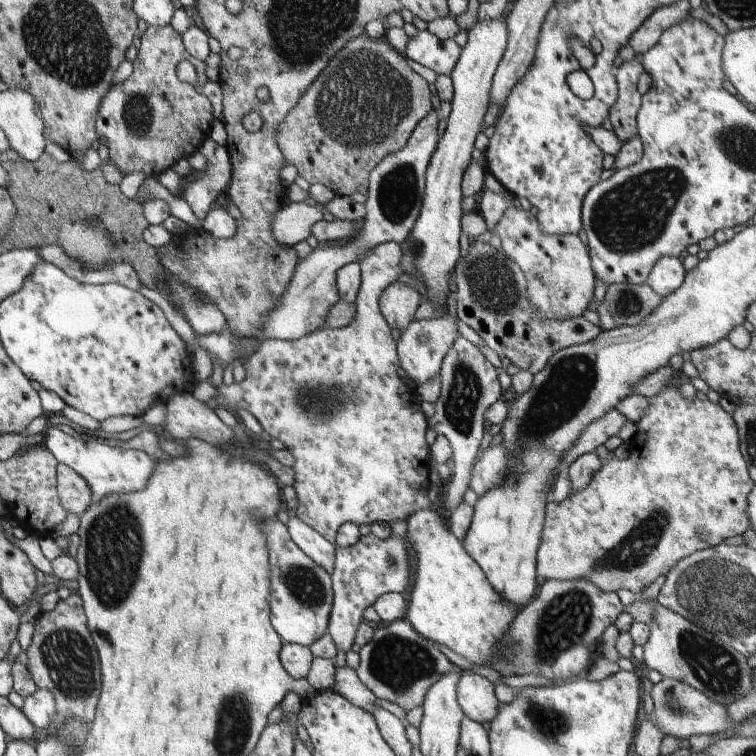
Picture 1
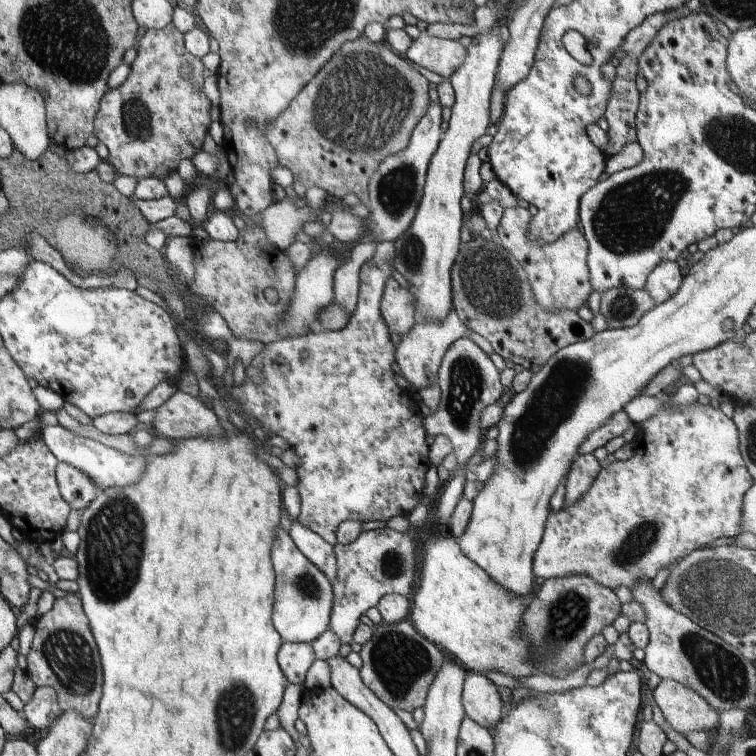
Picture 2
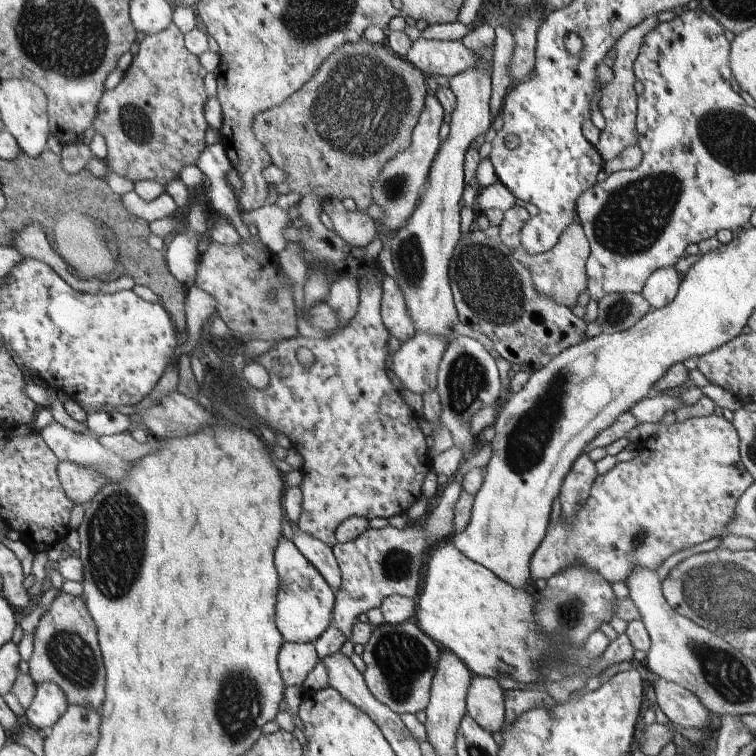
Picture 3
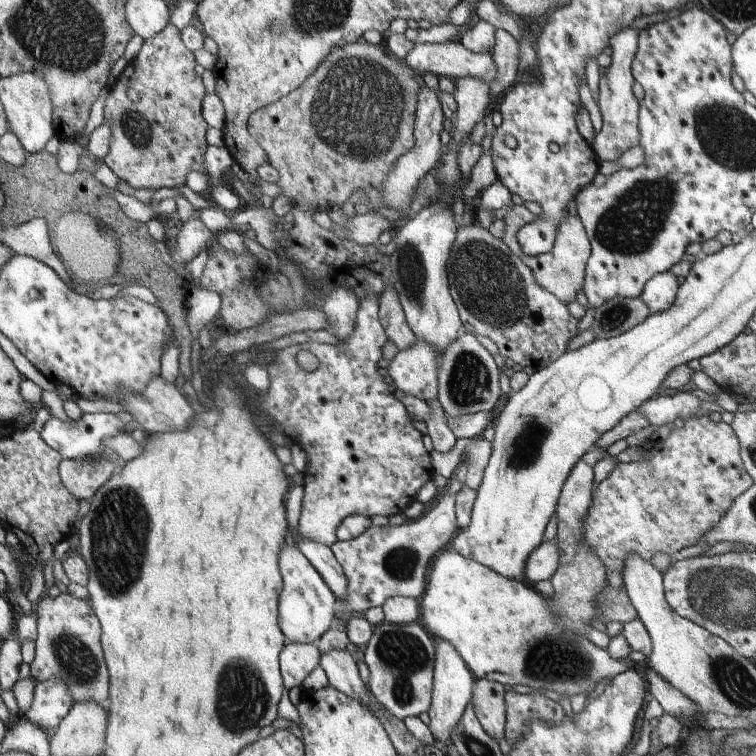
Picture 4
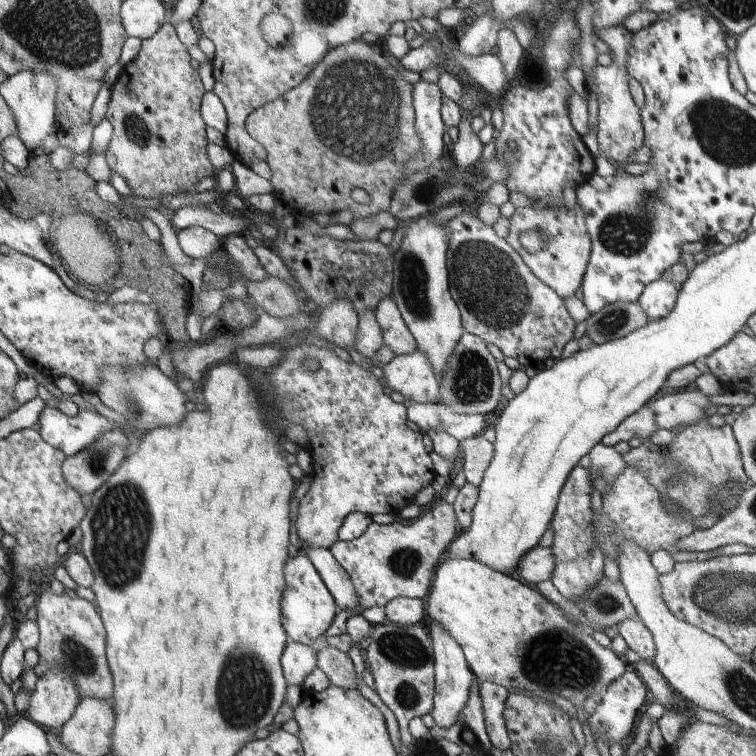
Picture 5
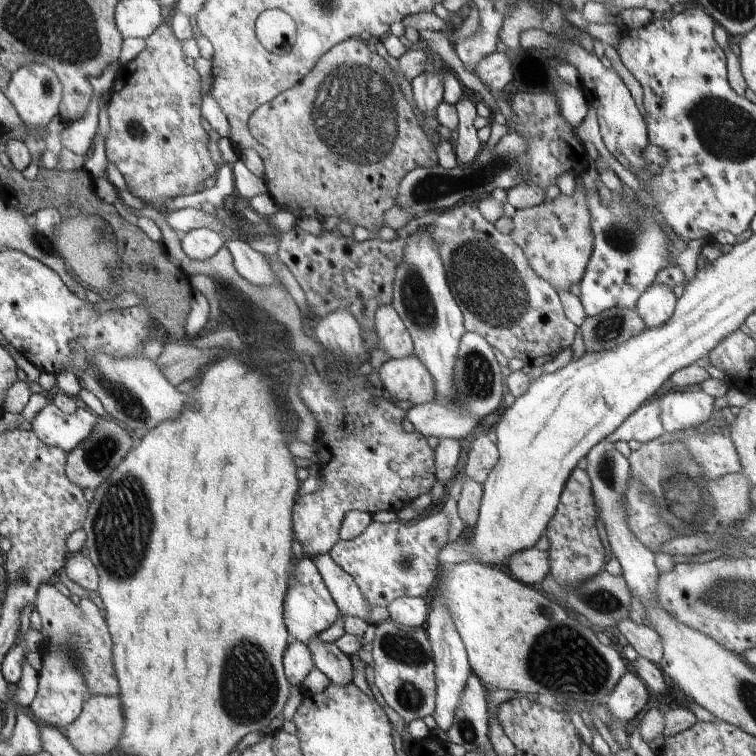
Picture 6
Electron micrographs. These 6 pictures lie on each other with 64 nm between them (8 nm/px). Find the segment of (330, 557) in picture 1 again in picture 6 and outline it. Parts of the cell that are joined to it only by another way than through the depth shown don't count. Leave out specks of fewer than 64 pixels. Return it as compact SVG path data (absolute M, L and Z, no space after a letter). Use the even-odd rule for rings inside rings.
M321 552L321 554L311 554L309 556L311 562L315 564L335 608L345 614L345 616L359 616L363 620L367 620L367 612L369 612L369 604L363 600L361 592L357 590L355 582L349 578L347 572L343 572L331 558L329 552Z

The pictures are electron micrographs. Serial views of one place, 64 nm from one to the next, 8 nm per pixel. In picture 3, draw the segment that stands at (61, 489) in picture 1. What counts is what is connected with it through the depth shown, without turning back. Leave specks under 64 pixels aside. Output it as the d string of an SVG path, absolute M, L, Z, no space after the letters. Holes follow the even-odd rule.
M59 462L55 472L63 494L67 494L67 498L75 506L87 506L95 498L95 494L99 494L99 490L105 486L103 478L97 472L77 464Z

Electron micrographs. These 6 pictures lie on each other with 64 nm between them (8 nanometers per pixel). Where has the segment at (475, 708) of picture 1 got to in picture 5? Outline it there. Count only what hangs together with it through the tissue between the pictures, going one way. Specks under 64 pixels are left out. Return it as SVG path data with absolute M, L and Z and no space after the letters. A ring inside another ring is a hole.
M477 682L477 698L481 704L481 718L483 726L487 732L487 738L499 752L509 748L509 736L505 730L505 720L503 720L503 708L505 708L505 698L509 690L491 684L491 682Z

